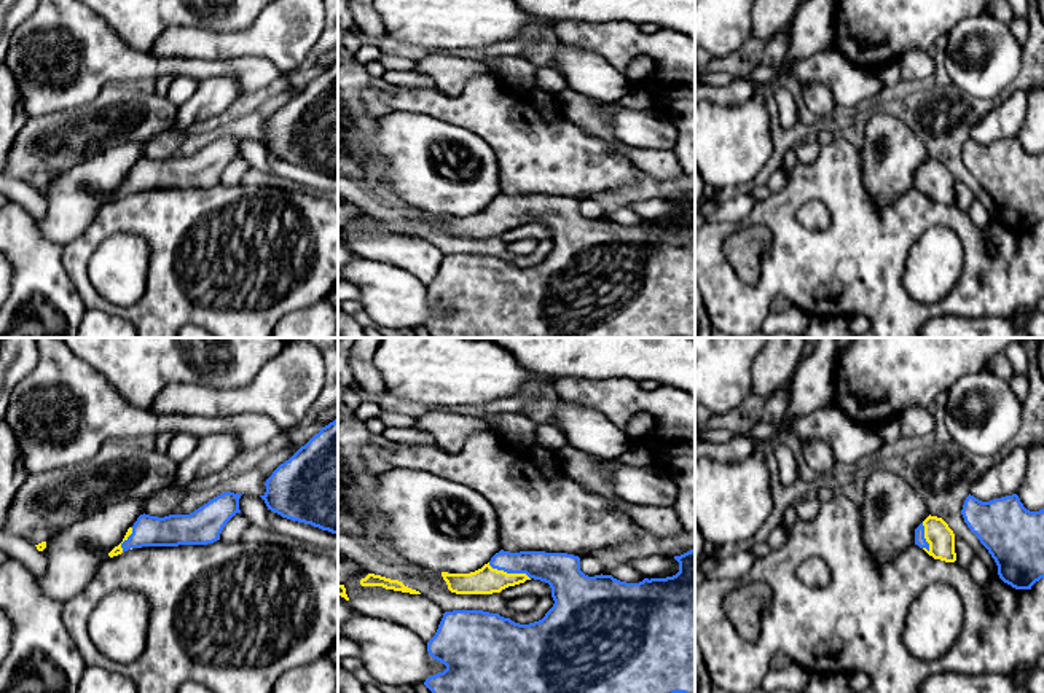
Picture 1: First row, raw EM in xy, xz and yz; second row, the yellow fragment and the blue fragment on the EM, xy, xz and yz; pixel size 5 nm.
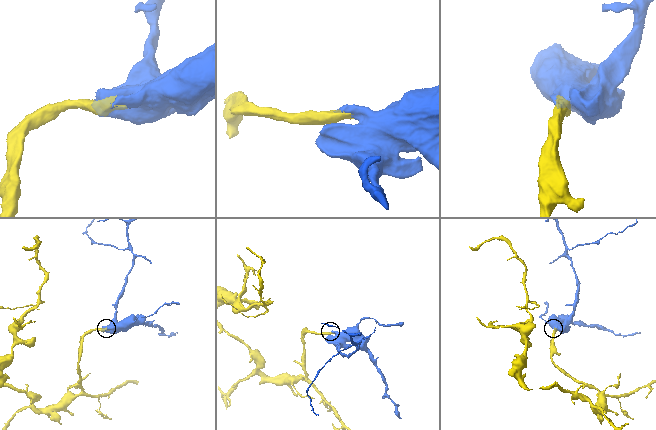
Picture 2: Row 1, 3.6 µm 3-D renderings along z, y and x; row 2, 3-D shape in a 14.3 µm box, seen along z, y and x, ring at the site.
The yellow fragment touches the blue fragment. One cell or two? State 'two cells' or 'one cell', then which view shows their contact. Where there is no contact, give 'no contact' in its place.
one cell; meets yellow in xz

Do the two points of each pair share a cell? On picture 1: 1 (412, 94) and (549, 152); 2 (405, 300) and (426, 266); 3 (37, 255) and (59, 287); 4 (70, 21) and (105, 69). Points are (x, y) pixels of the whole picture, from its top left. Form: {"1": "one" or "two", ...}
{"1": "one", "2": "two", "3": "one", "4": "one"}

